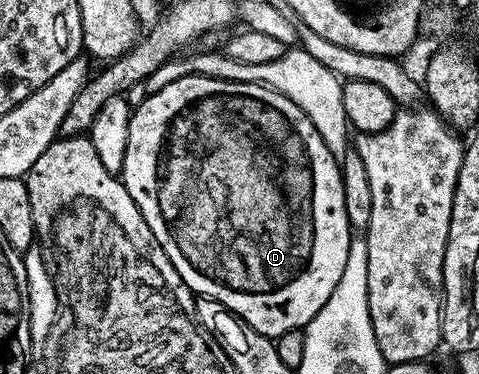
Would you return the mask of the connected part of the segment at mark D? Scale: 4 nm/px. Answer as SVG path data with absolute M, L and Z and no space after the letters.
M186 76L177 78L177 82L169 82L169 86L159 92L150 93L132 111L121 179L133 202L137 202L149 230L153 230L153 238L157 238L169 262L173 262L177 274L181 274L183 285L190 288L196 297L222 304L262 336L277 338L286 332L306 329L307 323L319 313L321 306L325 306L329 294L333 294L337 282L341 282L341 274L345 274L353 229L345 214L343 177L339 174L339 166L340 161L329 150L329 146L321 142L321 134L317 134L308 116L274 88L268 88L265 84L246 84L208 76Z

